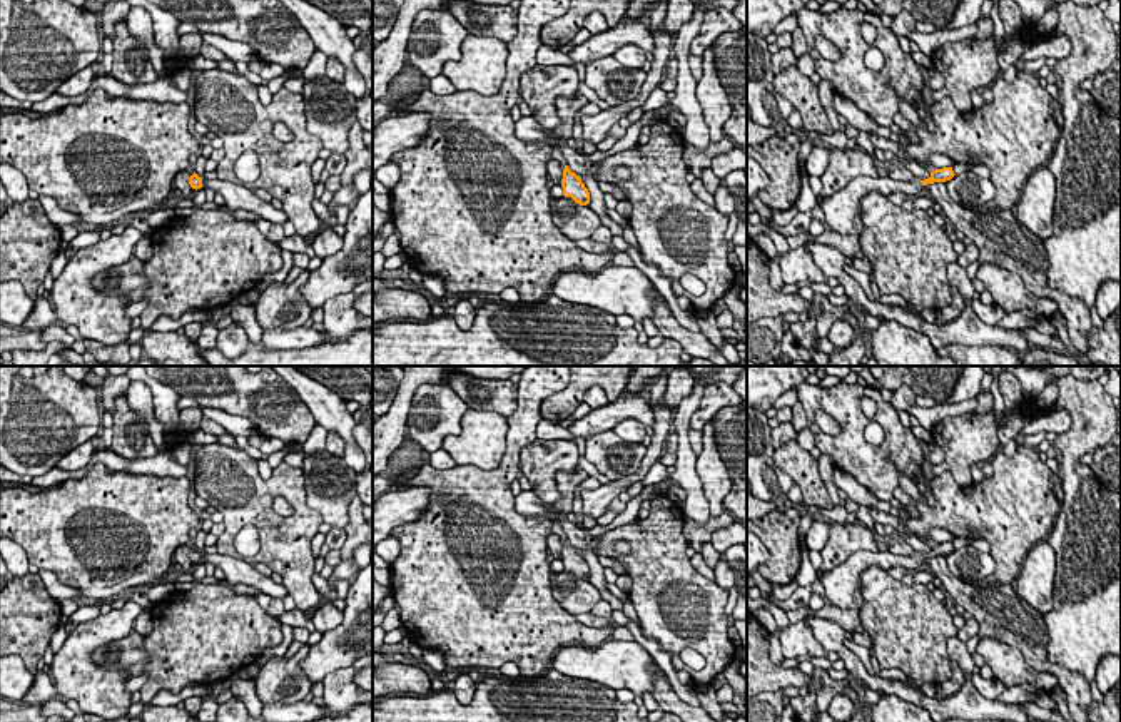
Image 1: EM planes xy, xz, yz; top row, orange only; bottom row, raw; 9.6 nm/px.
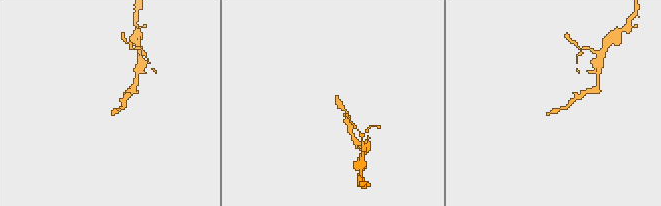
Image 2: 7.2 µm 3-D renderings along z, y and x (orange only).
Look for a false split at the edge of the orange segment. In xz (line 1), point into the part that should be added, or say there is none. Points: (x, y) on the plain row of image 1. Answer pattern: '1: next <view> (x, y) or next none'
1: next none

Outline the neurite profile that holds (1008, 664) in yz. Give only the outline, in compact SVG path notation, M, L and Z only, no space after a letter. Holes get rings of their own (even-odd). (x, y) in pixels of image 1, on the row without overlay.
M982 638L976 647L976 653L991 667L994 679L1001 680L1006 687L1032 684L1042 692L1051 694L1058 685L1053 674L1034 670L1026 664L1019 648L996 638Z

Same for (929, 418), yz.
M972 398L962 403L936 404L932 408L910 406L905 411L916 416L922 428L932 431L944 418L972 413L976 406L977 398Z

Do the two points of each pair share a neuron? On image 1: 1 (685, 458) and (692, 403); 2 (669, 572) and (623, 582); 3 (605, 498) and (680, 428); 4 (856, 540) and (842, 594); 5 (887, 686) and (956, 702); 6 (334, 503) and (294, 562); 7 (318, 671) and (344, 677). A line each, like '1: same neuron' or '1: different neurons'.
1: same neuron
2: different neurons
3: different neurons
4: different neurons
5: same neuron
6: different neurons
7: different neurons

